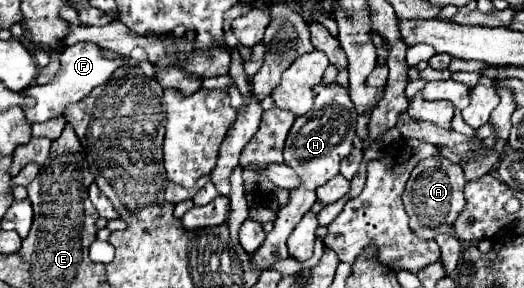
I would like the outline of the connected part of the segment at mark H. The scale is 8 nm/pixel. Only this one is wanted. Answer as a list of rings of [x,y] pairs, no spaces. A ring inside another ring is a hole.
[[[318,84],[314,90],[314,106],[308,114],[296,118],[294,126],[288,132],[286,146],[284,146],[284,164],[288,164],[300,178],[300,184],[290,190],[288,202],[278,210],[278,216],[274,220],[274,230],[268,232],[264,244],[254,252],[254,266],[256,268],[270,268],[270,264],[288,258],[286,240],[296,228],[296,224],[302,220],[302,216],[312,208],[316,202],[316,186],[326,184],[332,176],[338,174],[340,160],[350,154],[352,138],[356,136],[356,108],[340,86],[324,86]]]

